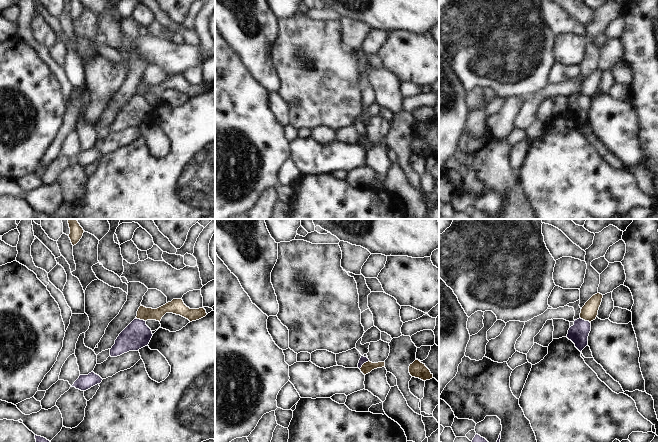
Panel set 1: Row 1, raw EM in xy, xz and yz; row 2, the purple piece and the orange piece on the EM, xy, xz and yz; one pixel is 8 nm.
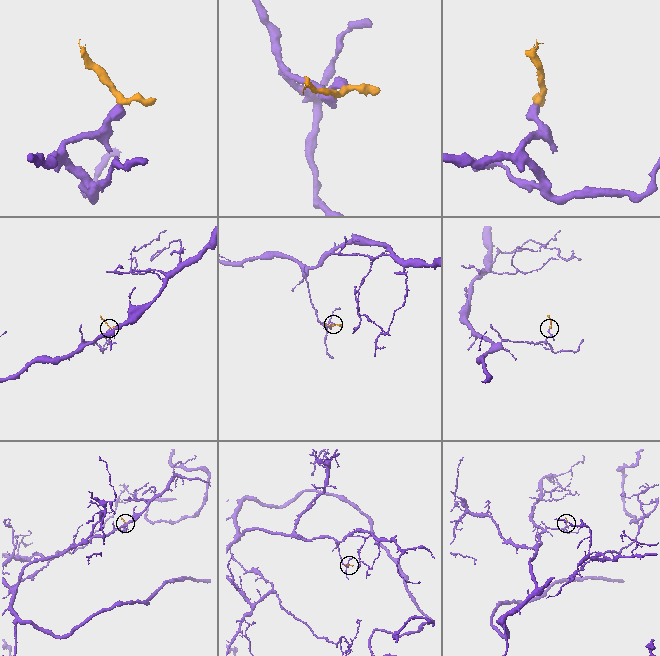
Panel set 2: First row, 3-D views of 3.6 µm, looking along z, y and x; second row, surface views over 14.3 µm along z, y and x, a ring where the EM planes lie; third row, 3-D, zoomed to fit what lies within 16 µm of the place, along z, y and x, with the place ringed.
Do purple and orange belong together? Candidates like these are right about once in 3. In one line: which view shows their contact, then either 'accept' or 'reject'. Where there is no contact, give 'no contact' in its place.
contact in xz; reject

